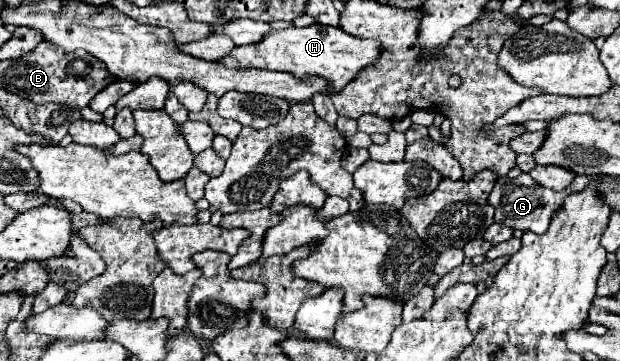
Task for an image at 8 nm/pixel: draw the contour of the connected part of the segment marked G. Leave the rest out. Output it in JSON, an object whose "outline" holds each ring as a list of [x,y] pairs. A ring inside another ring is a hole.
{"outline":[[[524,172],[518,178],[512,178],[512,180],[508,176],[498,176],[498,180],[494,182],[494,190],[488,196],[488,204],[496,210],[494,222],[506,224],[506,226],[518,228],[518,230],[532,230],[536,234],[544,234],[548,230],[548,224],[550,224],[550,218],[552,218],[554,210],[558,206],[562,206],[568,192],[582,190],[590,182],[592,182],[592,176],[576,176],[564,192],[552,192],[552,190],[542,188],[540,184],[536,184],[530,178],[530,174],[524,174]]]}

